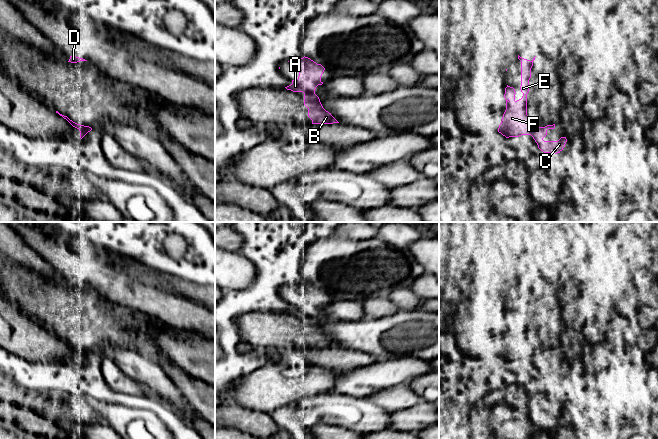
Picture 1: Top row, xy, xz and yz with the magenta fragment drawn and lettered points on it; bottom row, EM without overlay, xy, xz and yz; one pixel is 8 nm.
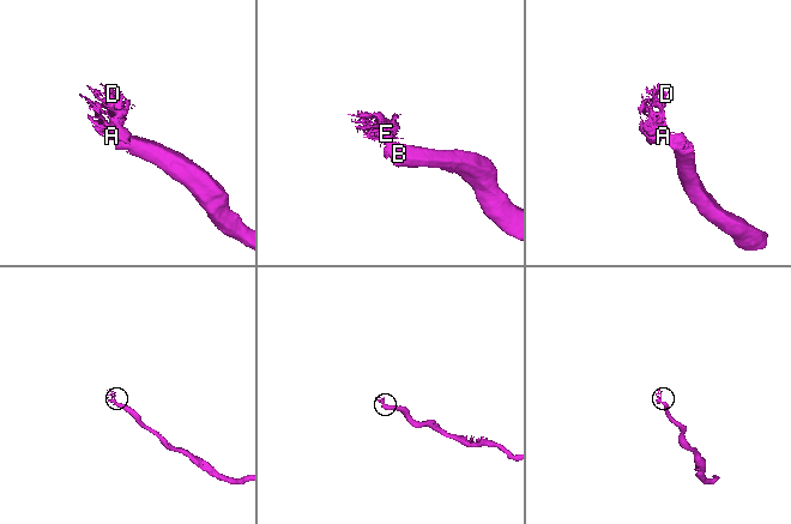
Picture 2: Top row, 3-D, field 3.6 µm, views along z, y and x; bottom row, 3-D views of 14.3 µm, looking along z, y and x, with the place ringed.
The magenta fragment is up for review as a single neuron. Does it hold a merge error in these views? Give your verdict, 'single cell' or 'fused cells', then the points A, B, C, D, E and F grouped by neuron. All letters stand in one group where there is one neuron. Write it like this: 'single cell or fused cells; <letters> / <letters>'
fused cells; A D E F / B C

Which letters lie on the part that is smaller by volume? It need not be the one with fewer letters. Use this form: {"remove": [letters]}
{"remove": ["A", "D", "E", "F"]}

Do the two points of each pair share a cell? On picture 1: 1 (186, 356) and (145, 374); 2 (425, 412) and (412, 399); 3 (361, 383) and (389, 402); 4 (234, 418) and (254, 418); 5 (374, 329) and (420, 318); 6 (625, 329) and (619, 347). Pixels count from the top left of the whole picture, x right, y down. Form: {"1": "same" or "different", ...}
{"1": "different", "2": "different", "3": "different", "4": "same", "5": "same", "6": "same"}

